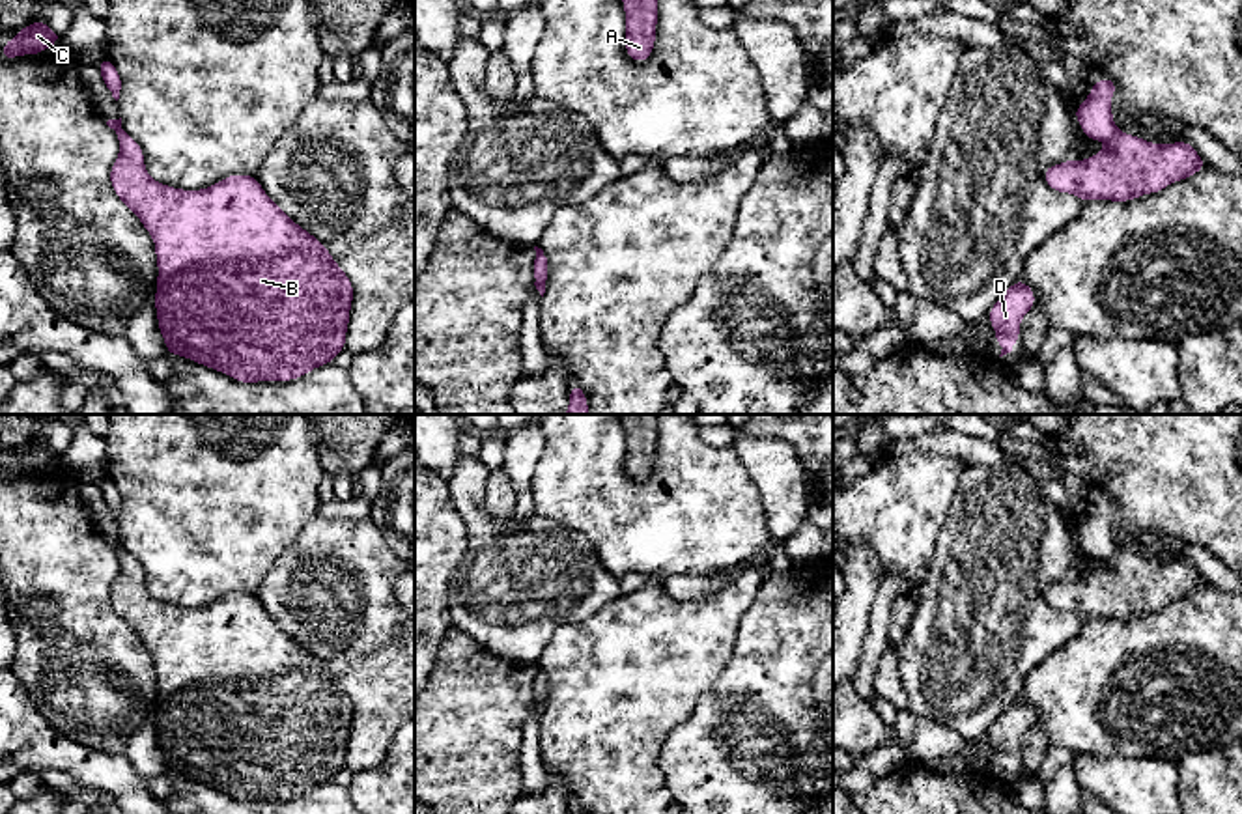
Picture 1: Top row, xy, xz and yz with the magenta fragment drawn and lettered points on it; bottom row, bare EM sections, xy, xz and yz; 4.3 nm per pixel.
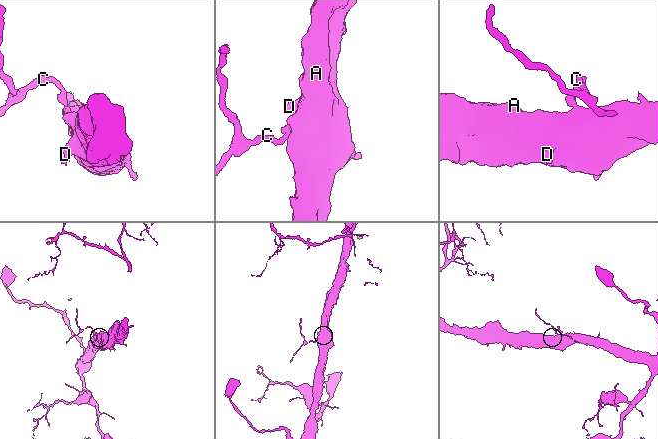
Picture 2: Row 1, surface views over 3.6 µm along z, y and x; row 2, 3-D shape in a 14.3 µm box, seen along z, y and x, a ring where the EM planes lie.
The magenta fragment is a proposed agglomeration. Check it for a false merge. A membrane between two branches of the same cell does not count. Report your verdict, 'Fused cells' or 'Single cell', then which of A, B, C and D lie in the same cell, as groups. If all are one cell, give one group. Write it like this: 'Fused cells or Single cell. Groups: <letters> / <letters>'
Fused cells. Groups: A B D / C

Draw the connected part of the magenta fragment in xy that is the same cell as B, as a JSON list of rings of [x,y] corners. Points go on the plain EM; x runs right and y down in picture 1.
[[[121,551],[118,560],[110,603],[153,655],[159,685],[155,728],[166,771],[191,777],[239,801],[260,801],[299,797],[331,782],[346,767],[351,698],[331,670],[265,612],[256,594],[233,592],[198,609],[174,607],[148,592],[144,569],[134,556]]]

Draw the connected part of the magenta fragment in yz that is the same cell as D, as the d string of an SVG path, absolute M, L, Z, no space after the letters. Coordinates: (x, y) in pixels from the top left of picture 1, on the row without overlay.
M1018 696L988 730L988 737L995 749L995 760L1003 764L999 775L1014 767L1020 756L1020 739L1033 724L1033 706Z

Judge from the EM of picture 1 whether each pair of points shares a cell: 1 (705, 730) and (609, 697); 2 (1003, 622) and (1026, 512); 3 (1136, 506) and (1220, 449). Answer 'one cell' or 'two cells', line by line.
1: two cells
2: one cell
3: one cell

